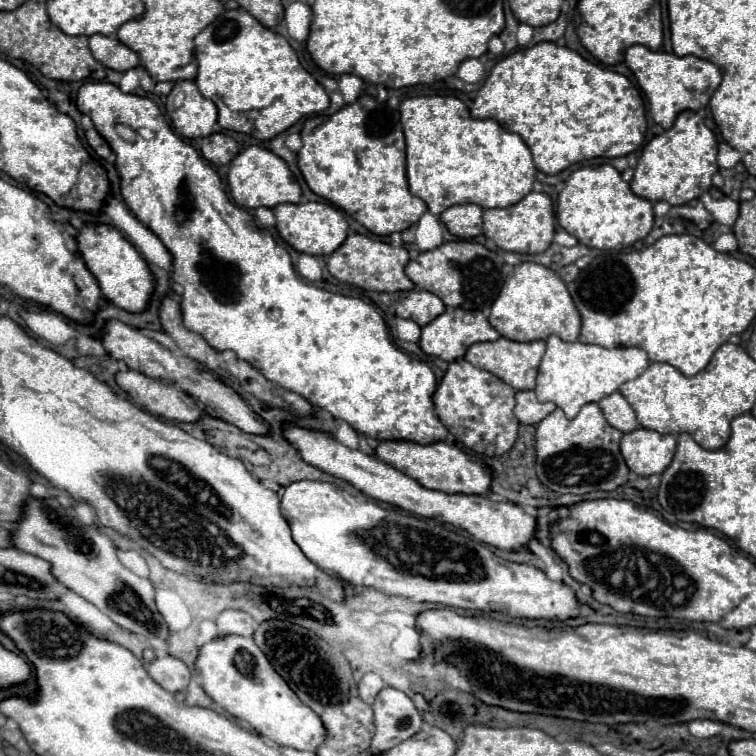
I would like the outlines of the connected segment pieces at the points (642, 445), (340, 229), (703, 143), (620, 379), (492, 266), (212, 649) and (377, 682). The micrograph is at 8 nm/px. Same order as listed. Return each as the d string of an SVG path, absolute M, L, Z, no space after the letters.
M648 428L626 432L620 440L620 452L632 472L638 476L662 474L672 462L676 450L676 436L660 434Z
M310 201L306 204L278 204L272 208L280 236L296 250L312 256L332 254L348 236L348 222L340 208L325 201Z
M686 110L676 118L670 130L652 138L642 148L630 188L636 196L646 198L650 202L664 200L672 206L686 204L712 186L712 176L718 172L716 152L718 142L714 132L704 124L704 120L696 112Z
M558 336L546 340L546 354L538 368L536 396L540 402L554 402L564 410L568 418L574 418L578 410L588 402L598 402L604 396L616 392L624 382L638 378L650 360L642 348L602 348L582 342L564 342Z
M454 240L444 242L440 248L420 252L414 260L408 262L406 276L418 288L424 288L440 296L440 300L444 300L446 306L464 310L488 310L504 284L502 266L504 262L498 252L492 252L478 242Z
M222 636L206 642L198 650L196 670L206 694L230 716L244 720L260 736L274 740L278 746L296 750L316 750L324 742L326 730L318 714L300 702L260 648L256 648L252 638Z
M364 674L362 676L362 680L360 680L360 684L358 684L358 694L360 694L360 698L364 700L364 702L368 702L368 704L372 704L372 700L376 698L376 694L384 688L386 684L382 682L382 678L378 676L378 674Z

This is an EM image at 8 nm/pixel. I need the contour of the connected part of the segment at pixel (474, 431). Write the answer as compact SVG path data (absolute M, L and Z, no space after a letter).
M456 360L448 366L438 390L434 392L434 406L440 422L460 434L464 448L478 456L500 456L508 452L518 434L518 420L514 418L514 388L498 376L472 366L466 360Z

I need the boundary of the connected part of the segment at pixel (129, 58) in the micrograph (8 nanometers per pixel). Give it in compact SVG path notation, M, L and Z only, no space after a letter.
M94 34L90 36L90 50L98 62L102 62L106 68L126 72L134 66L138 66L138 56L128 46L124 46L116 36L102 36Z

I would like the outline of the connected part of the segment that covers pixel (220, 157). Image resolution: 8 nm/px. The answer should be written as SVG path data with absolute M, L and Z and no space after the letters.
M210 134L202 138L200 150L204 154L204 159L214 166L229 164L230 160L238 154L238 144L226 134Z

